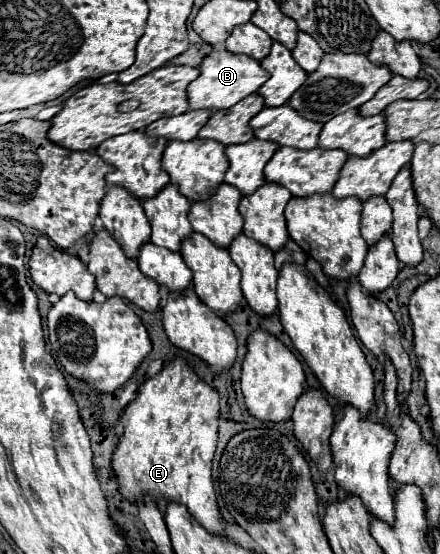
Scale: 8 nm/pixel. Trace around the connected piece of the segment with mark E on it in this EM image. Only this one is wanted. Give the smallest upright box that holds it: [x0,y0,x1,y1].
[111,358,223,536]

